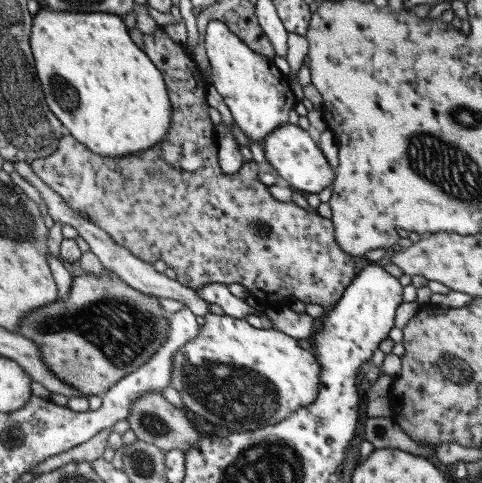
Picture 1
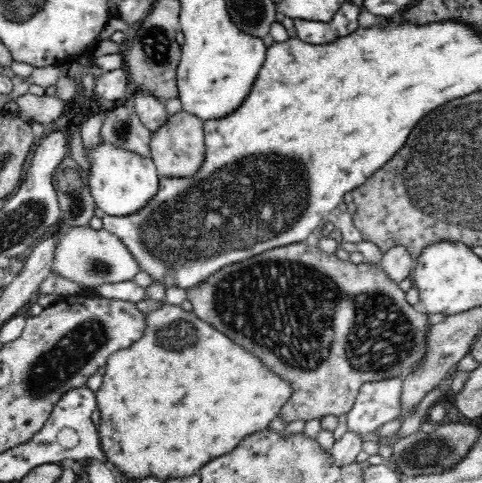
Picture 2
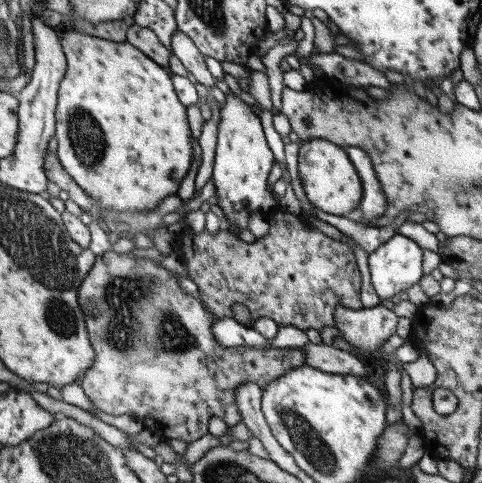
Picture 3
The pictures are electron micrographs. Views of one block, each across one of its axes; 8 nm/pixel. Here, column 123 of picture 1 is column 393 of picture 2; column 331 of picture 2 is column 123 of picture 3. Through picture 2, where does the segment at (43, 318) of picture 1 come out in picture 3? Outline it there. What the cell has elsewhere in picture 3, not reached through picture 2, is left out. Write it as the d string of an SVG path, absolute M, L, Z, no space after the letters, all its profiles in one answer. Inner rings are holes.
M113 250L99 254L77 290L77 302L85 316L89 342L95 352L95 364L85 376L81 376L79 386L97 410L111 416L129 414L135 422L143 424L143 430L151 430L159 436L161 442L183 440L191 444L209 434L207 424L213 416L221 418L227 428L237 426L243 420L235 400L239 386L253 382L263 394L273 380L307 364L303 350L259 350L219 344L211 328L217 322L217 316L211 314L199 298L185 294L173 272L159 266L159 262L155 264L147 258L135 258L133 254L115 254Z

